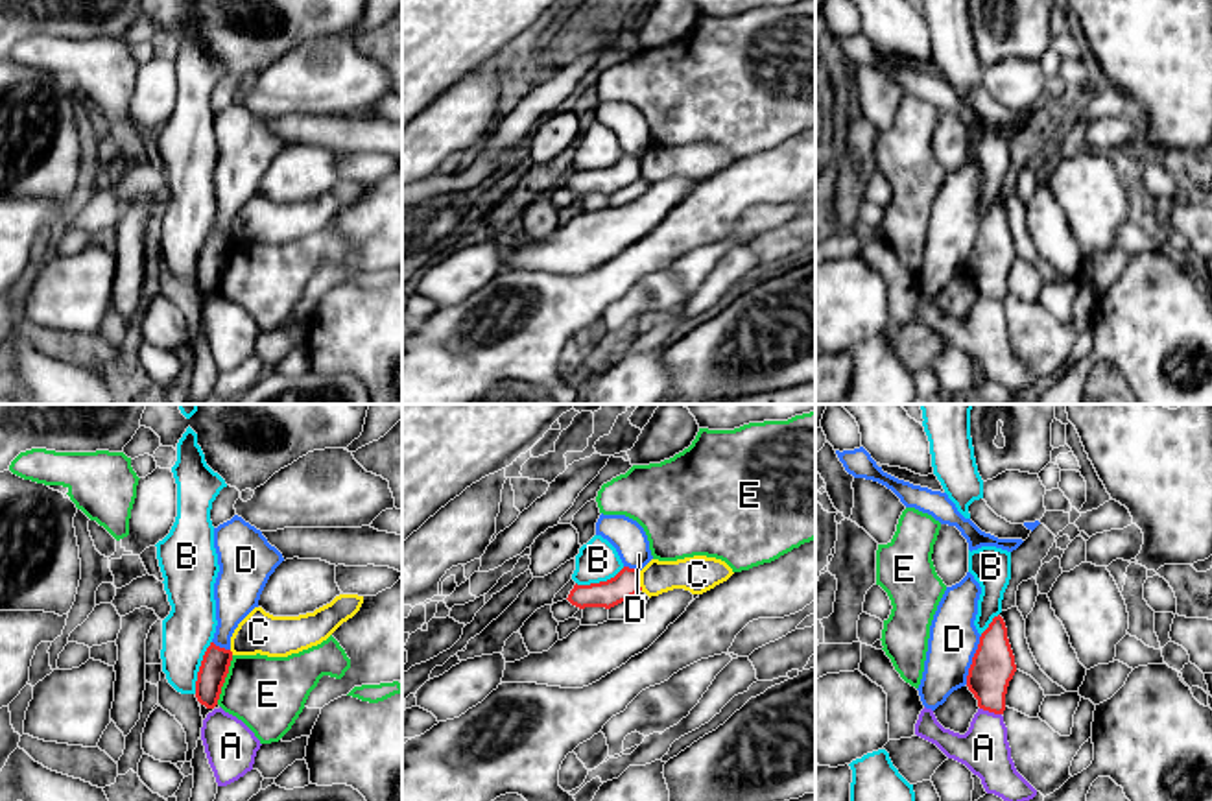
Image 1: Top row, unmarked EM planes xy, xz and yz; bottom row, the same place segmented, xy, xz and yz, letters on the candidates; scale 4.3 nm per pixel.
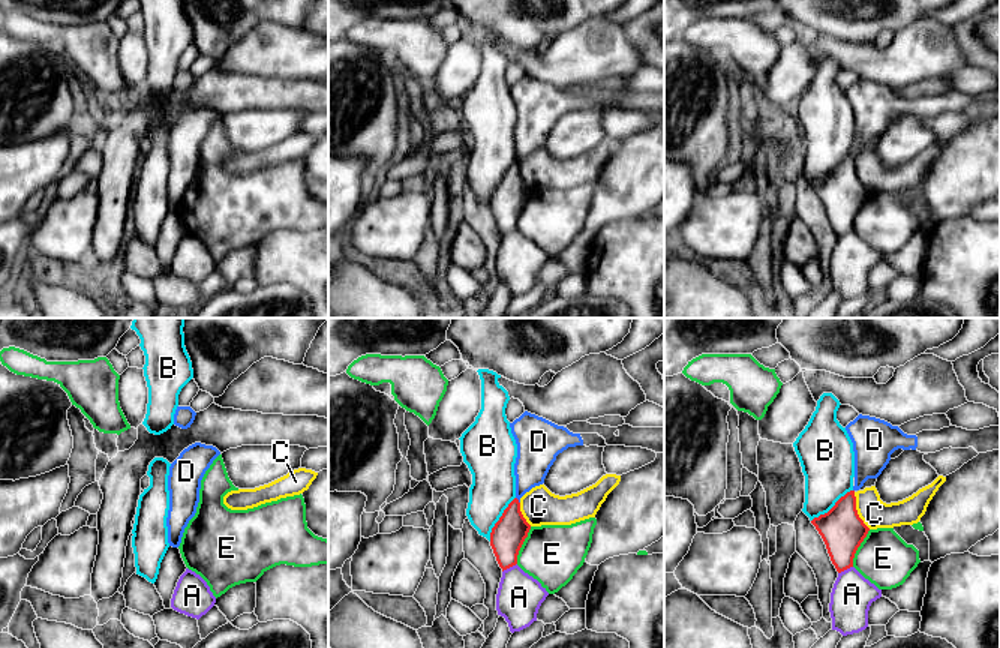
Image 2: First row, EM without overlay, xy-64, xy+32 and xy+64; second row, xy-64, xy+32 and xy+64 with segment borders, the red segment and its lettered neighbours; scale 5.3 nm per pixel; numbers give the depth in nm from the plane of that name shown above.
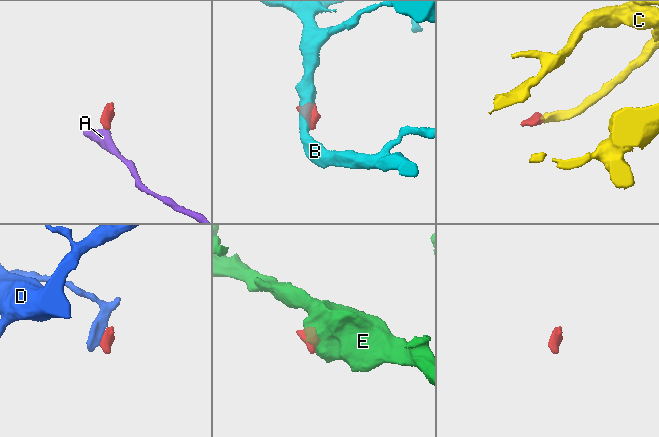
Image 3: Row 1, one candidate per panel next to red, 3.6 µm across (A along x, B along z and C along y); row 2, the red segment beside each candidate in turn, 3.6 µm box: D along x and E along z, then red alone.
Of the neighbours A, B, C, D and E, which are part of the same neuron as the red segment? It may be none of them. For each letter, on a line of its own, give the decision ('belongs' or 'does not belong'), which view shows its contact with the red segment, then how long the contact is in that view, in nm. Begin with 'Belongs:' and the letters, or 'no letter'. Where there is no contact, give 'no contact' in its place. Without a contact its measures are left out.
Belongs: no letter
A: does not belong; meets red in yz; contact 100 nm long
B: does not belong; meets red in xy; contact 240 nm long
C: does not belong; meets red in xz; contact 90 nm long
D: does not belong; meets red in yz; contact 220 nm long
E: does not belong; meets red in xy; contact 220 nm long

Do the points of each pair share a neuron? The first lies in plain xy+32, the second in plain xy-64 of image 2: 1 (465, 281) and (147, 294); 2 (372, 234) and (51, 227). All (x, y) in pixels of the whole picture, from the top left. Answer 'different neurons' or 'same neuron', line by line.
1: same neuron
2: same neuron

